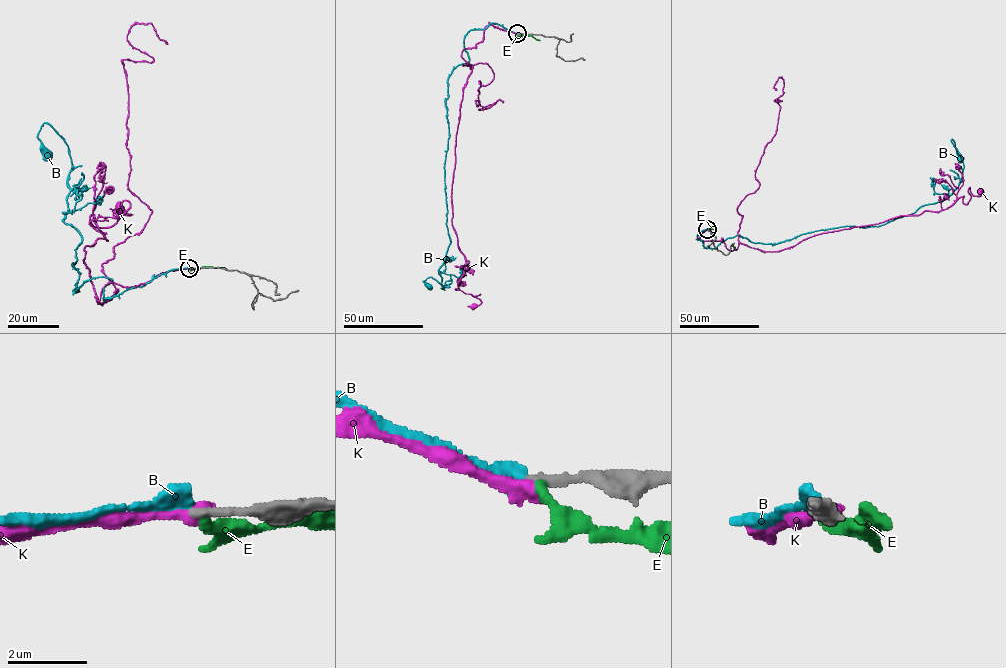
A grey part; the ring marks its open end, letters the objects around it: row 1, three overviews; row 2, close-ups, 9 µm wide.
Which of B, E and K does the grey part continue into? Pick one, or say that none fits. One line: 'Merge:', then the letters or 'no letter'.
Merge: no letter

